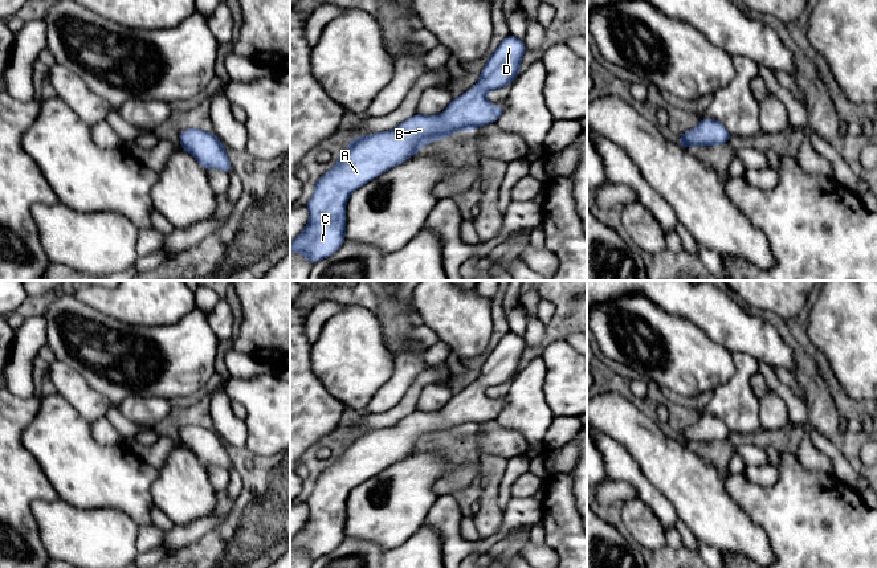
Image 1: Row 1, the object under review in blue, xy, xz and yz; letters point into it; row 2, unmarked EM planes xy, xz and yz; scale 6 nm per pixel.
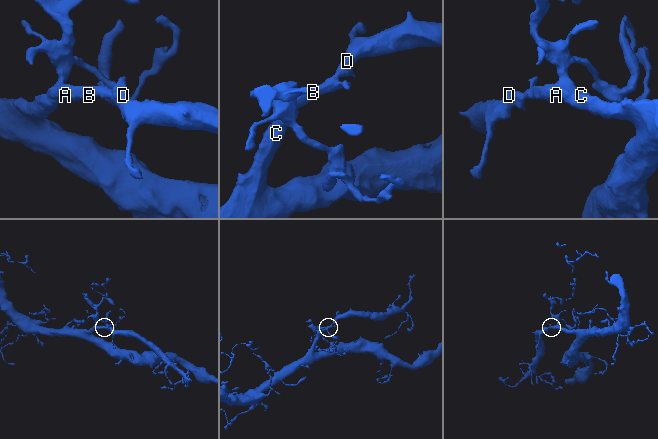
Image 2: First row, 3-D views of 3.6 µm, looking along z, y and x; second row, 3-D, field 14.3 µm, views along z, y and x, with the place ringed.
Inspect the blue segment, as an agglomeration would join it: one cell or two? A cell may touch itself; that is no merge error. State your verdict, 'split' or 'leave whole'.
leave whole

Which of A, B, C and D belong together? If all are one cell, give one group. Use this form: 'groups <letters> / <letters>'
groups A B C D

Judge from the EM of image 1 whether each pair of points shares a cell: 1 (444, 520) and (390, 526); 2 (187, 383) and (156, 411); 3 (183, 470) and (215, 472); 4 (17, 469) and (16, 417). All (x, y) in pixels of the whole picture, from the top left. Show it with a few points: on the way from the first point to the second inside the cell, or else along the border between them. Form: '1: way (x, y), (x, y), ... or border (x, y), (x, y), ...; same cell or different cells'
1: border (437, 495), (424, 523); different cells
2: border (137, 395), (160, 396), (174, 403); different cells
3: border (206, 466), (208, 481), (216, 490); different cells
4: way (13, 456), (13, 430); same cell

